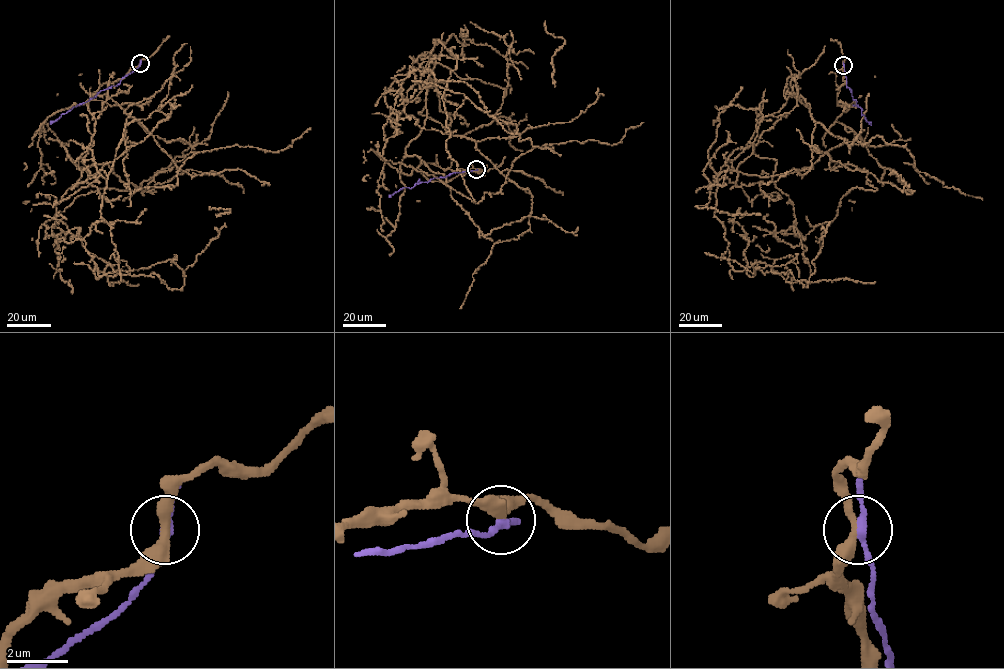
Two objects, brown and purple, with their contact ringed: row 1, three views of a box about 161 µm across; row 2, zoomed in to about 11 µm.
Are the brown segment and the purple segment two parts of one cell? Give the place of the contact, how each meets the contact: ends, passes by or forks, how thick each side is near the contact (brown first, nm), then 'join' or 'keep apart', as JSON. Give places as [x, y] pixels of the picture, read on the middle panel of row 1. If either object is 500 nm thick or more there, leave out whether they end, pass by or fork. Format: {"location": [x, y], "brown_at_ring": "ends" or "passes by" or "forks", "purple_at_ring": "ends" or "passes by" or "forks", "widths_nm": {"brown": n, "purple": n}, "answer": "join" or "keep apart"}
{"location": [476, 169], "brown_at_ring": "passes by", "purple_at_ring": "passes by", "widths_nm": {"brown": 320, "purple": 200}, "answer": "keep apart"}

